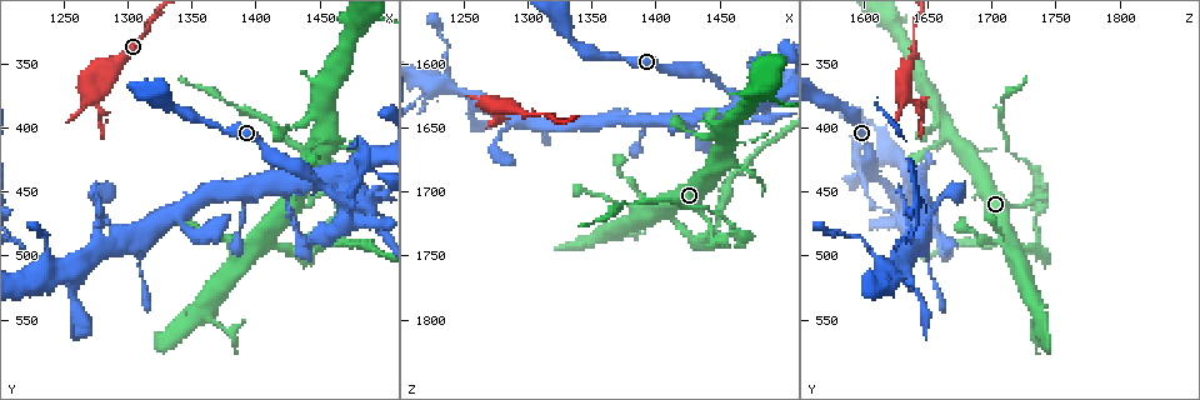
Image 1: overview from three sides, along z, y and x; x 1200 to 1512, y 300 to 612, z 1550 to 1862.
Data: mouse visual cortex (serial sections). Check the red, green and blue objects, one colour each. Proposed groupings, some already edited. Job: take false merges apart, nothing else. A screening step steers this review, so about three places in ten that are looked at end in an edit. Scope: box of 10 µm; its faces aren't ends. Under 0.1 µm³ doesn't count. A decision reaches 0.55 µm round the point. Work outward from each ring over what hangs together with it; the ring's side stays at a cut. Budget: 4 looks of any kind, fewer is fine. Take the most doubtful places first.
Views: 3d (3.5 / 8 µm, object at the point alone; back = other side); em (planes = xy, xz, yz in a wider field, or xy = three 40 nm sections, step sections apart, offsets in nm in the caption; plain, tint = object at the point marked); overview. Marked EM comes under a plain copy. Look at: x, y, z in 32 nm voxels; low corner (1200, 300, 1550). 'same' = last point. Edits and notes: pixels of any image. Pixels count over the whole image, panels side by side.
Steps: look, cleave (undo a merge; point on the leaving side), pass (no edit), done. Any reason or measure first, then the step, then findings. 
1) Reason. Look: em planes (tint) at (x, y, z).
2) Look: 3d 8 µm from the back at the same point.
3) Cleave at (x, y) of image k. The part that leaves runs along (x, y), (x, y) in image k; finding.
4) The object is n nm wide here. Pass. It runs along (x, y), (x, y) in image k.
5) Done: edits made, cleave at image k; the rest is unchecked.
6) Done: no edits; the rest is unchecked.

Look: 3d 3.5 µm at (1462, 442, 1636).

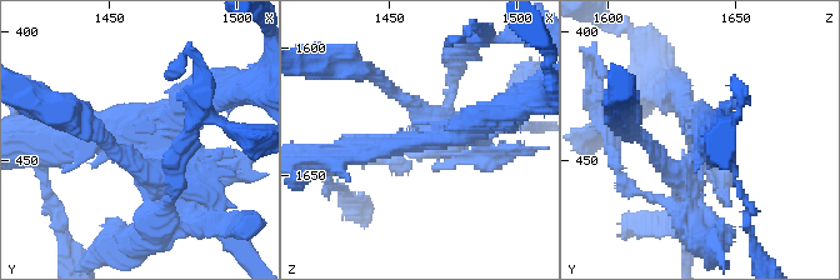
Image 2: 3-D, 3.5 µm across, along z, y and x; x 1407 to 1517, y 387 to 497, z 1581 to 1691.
Shape alone is not enough. Look: em planes (tint) at (1462, 444, 1637).

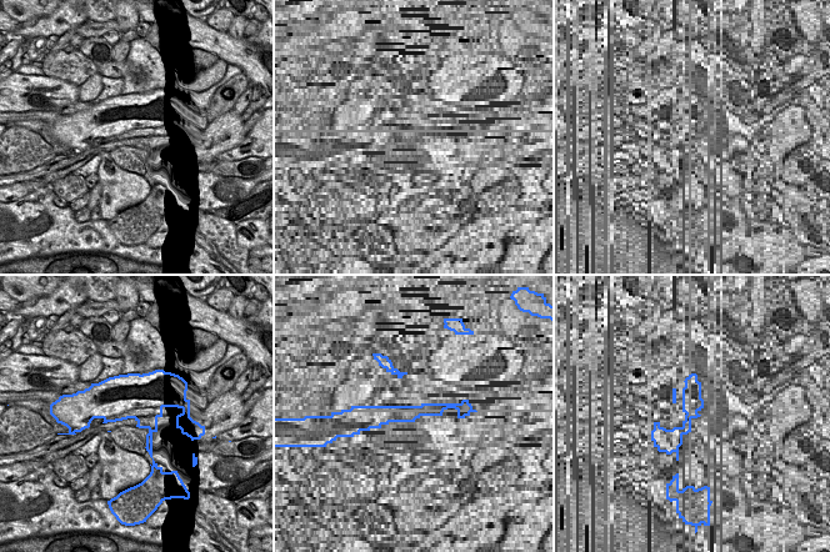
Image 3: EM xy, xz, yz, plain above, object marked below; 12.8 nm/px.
The object is 600 nm wide here. Cleave at (399, 156) of image 2. The part that leaves runs along (426, 133), (426, 139), (319, 158) in image 2; a second cell is stuck on.

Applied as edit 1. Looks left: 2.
Thin neck. Look: 3d 3.5 µm at (1416, 494, 1724).

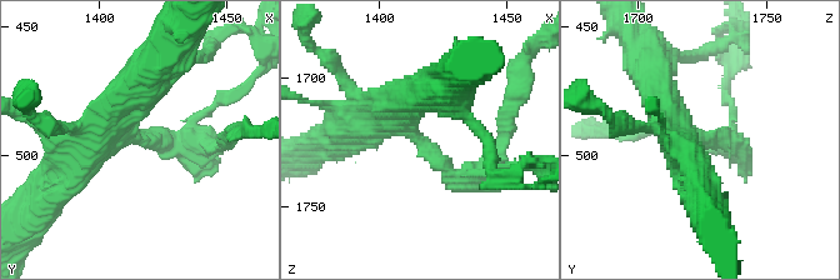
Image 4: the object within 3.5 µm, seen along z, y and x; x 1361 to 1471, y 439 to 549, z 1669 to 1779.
The arms are 250, 450 nm wide; now the EM. Look: em xy step 2 (tint) at (1415, 494, 1723).

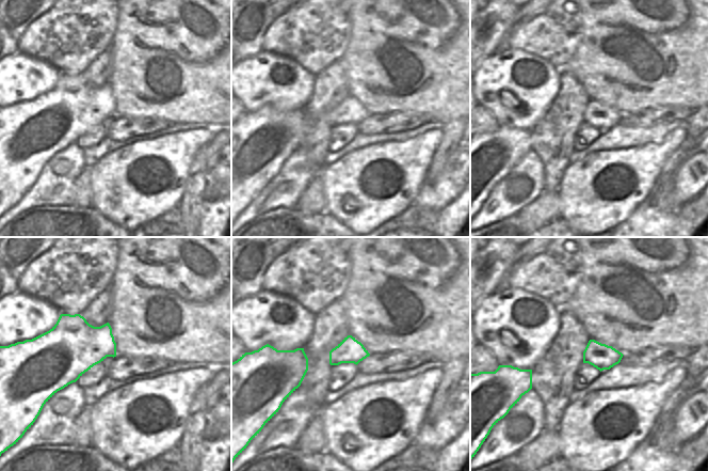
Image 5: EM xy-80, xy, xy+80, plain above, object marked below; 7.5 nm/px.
Pass. One cell here.

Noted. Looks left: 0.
Done: edits made, cleave at image 2; the rest is unchecked.

